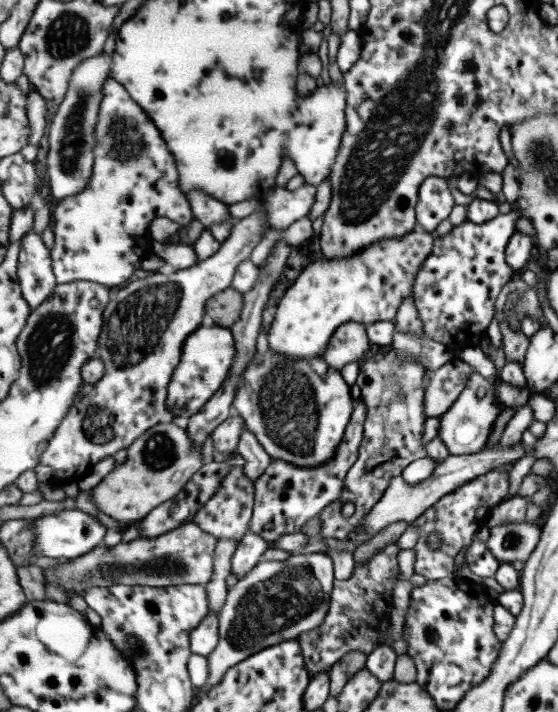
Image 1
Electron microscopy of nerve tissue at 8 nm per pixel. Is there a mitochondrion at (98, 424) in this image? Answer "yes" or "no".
yes

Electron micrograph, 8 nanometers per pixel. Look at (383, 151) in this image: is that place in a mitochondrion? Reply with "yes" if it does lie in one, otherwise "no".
yes

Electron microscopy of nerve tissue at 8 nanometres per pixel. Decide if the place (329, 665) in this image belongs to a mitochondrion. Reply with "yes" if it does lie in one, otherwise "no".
no

